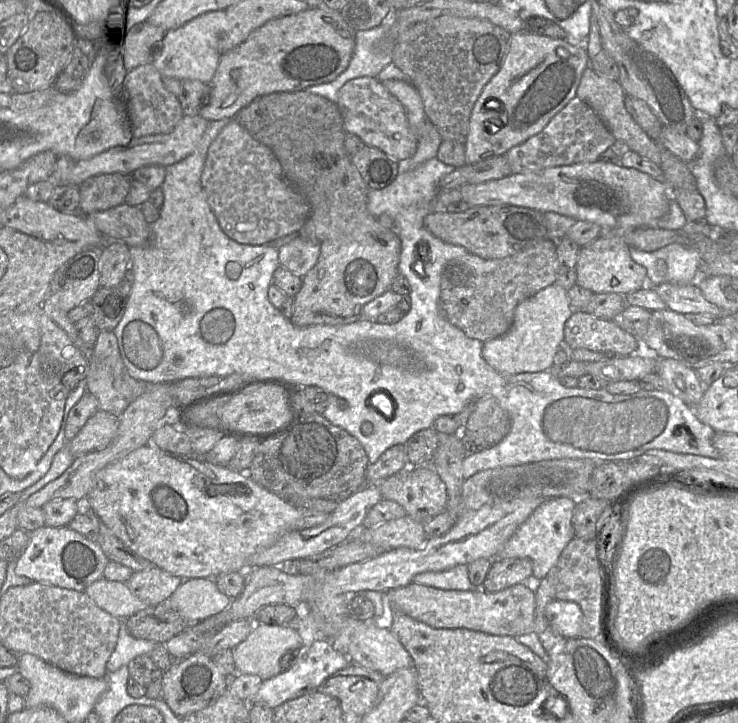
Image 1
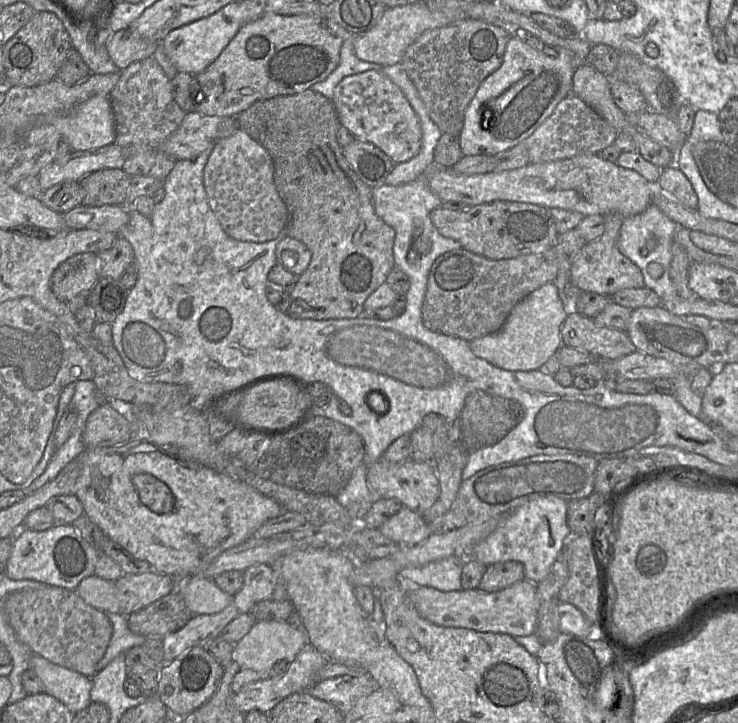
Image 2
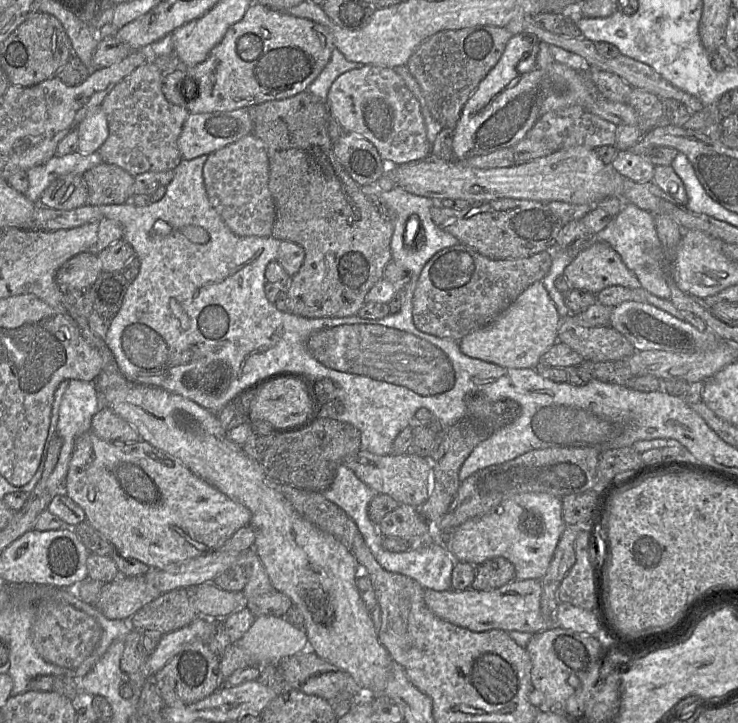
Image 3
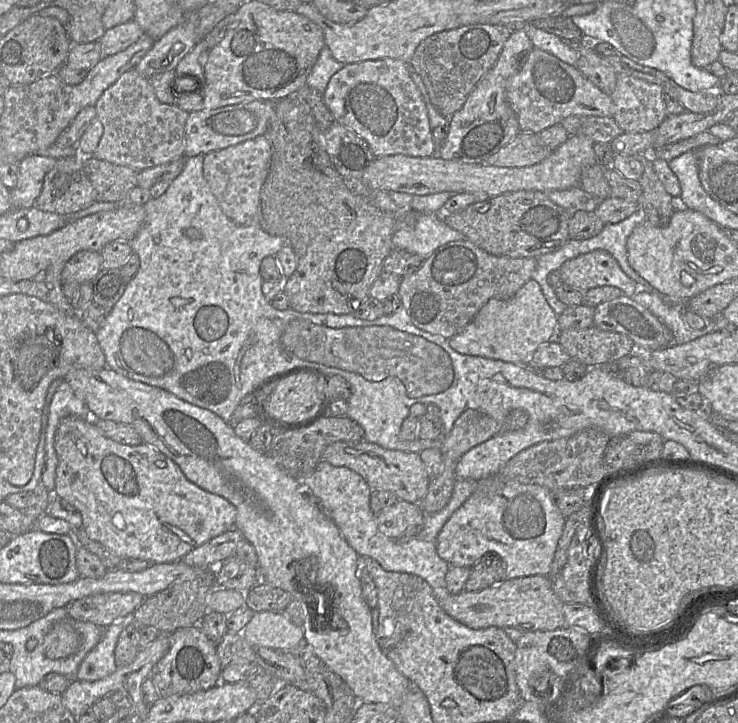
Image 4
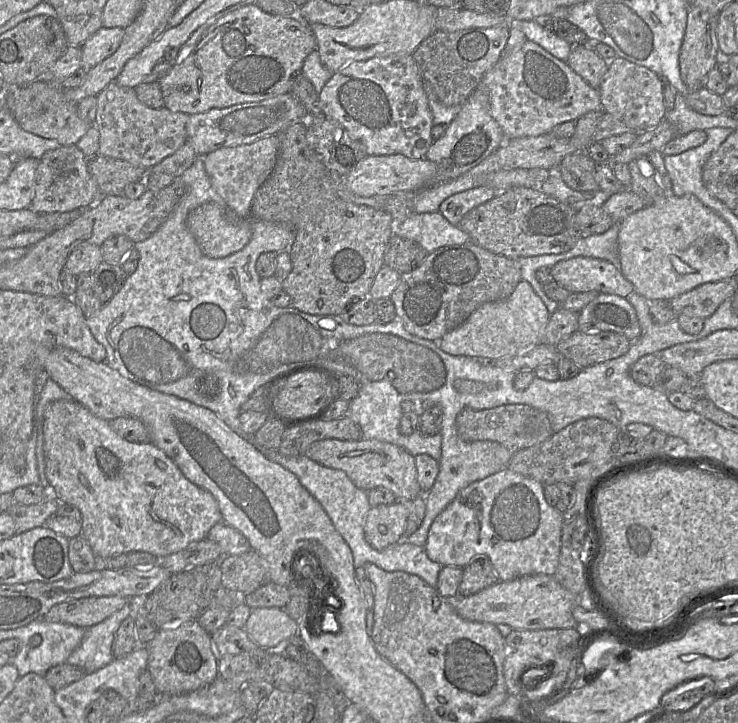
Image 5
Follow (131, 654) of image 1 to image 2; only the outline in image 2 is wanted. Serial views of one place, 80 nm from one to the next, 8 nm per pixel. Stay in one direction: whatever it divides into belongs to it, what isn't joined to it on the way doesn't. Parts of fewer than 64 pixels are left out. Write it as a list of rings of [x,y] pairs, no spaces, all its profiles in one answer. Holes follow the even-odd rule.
[[[104,613],[112,625],[112,635],[104,656],[96,664],[95,671],[102,670],[119,654],[125,654],[134,646],[142,646],[145,637],[134,634],[128,627],[127,617],[121,614]]]

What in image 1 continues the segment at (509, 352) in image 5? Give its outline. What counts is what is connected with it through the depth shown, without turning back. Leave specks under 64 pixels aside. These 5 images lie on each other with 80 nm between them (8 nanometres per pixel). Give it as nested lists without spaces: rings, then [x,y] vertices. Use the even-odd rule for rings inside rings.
[[[555,283],[547,286],[516,307],[513,323],[504,335],[483,343],[483,358],[504,375],[548,371],[558,345],[564,339],[565,323],[573,311],[564,288]]]

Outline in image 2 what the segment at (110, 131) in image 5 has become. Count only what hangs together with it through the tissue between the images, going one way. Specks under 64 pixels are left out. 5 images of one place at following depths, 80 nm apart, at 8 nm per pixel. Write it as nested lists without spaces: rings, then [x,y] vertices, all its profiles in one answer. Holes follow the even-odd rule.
[[[152,57],[135,61],[121,70],[119,81],[109,94],[109,100],[115,122],[114,144],[128,151],[122,170],[131,177],[165,179],[177,160],[162,151],[162,144],[178,129],[186,115],[172,96],[171,80]]]

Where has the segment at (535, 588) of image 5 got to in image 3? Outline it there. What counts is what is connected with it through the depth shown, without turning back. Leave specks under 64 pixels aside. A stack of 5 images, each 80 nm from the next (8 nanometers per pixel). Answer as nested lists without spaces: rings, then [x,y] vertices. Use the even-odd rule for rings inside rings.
[[[527,579],[517,580],[489,591],[474,590],[471,587],[463,591],[446,590],[435,591],[433,589],[424,590],[424,600],[427,607],[437,617],[456,626],[466,628],[473,632],[484,632],[493,629],[500,629],[506,632],[519,631],[536,634],[540,631],[548,630],[552,627],[560,627],[555,625],[554,619],[545,619],[540,608],[542,588],[540,580]]]

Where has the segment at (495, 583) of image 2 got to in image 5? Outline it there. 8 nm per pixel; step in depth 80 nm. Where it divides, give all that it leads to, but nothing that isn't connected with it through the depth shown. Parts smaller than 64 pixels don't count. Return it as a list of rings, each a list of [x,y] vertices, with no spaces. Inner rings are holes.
[[[478,555],[463,567],[458,595],[470,596],[498,581],[498,576],[489,557],[487,555]]]

